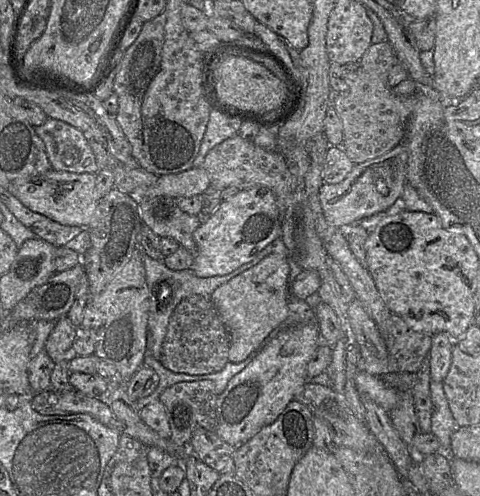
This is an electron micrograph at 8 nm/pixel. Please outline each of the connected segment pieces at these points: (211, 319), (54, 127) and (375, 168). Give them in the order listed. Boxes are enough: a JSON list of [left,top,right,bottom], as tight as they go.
[[159,294,229,375],[35,117,98,173],[319,143,408,227]]

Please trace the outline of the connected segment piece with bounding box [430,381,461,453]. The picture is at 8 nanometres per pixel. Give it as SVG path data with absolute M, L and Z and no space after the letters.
M430 381L430 395L433 404L431 431L439 440L440 449L450 452L451 438L458 427L449 408L442 382Z

